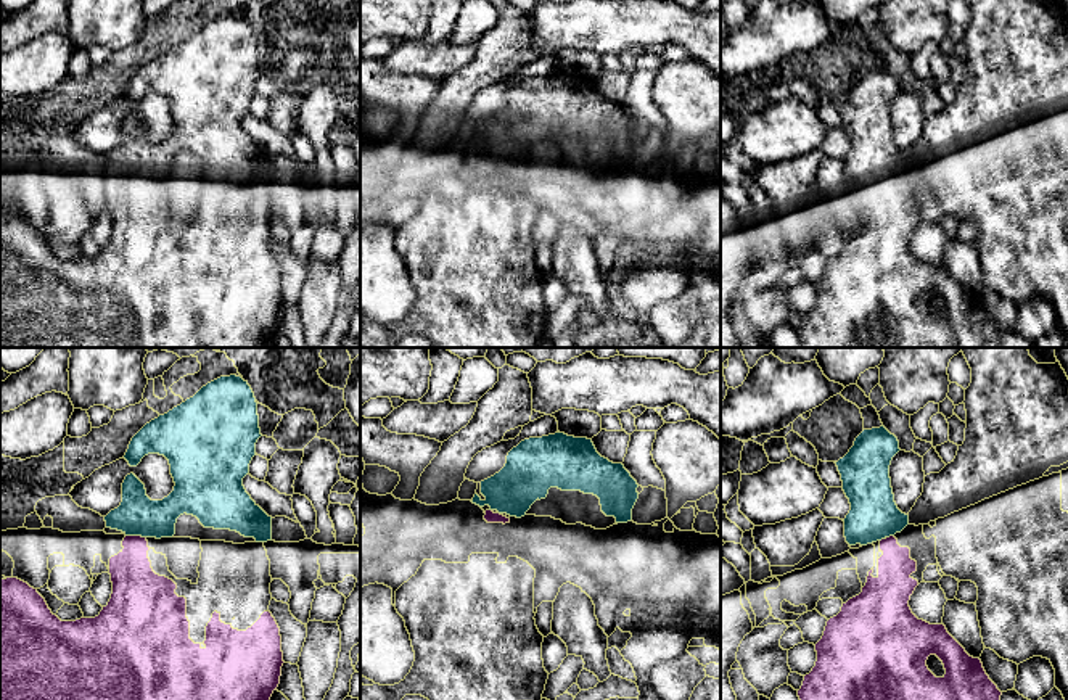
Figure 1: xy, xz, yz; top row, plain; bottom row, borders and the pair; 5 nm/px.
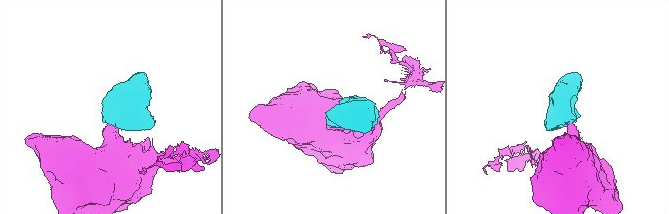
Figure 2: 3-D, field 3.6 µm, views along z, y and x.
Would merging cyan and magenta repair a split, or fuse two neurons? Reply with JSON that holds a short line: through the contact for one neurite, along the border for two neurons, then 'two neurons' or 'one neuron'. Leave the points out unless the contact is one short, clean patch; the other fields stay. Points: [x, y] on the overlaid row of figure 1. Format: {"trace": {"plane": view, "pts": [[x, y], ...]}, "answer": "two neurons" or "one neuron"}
{"trace": {"plane": "xy", "pts": [[137, 515], [135, 535], [135, 584]]}, "answer": "one neuron"}

